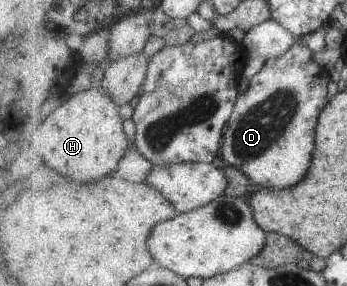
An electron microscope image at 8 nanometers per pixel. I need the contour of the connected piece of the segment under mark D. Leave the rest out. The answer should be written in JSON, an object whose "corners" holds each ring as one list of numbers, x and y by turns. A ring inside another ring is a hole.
{"corners":[[298,39,289,51,266,60,263,69,254,75,248,88,239,94,232,118,224,131,222,157,231,166,248,175,256,188,285,190,301,183,309,171,316,146,316,127,329,103,329,71,314,60,314,52]]}

